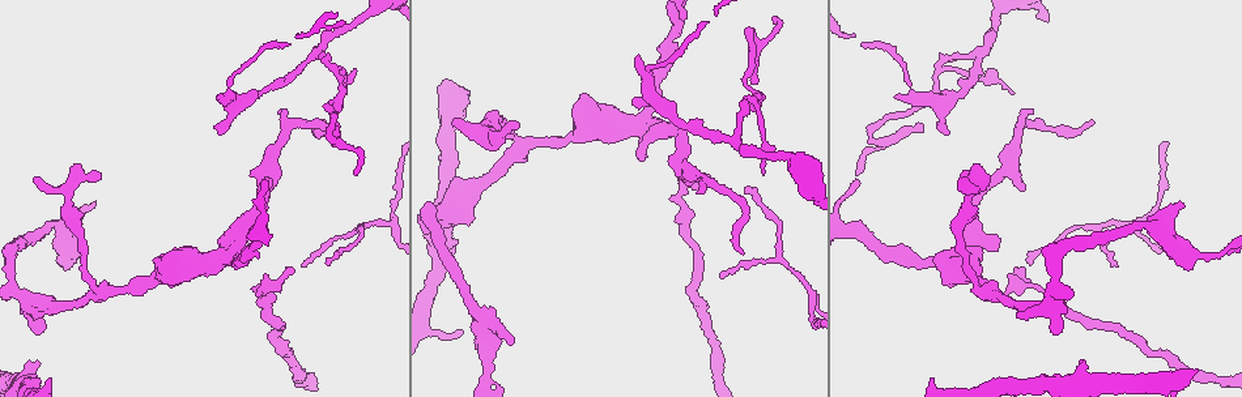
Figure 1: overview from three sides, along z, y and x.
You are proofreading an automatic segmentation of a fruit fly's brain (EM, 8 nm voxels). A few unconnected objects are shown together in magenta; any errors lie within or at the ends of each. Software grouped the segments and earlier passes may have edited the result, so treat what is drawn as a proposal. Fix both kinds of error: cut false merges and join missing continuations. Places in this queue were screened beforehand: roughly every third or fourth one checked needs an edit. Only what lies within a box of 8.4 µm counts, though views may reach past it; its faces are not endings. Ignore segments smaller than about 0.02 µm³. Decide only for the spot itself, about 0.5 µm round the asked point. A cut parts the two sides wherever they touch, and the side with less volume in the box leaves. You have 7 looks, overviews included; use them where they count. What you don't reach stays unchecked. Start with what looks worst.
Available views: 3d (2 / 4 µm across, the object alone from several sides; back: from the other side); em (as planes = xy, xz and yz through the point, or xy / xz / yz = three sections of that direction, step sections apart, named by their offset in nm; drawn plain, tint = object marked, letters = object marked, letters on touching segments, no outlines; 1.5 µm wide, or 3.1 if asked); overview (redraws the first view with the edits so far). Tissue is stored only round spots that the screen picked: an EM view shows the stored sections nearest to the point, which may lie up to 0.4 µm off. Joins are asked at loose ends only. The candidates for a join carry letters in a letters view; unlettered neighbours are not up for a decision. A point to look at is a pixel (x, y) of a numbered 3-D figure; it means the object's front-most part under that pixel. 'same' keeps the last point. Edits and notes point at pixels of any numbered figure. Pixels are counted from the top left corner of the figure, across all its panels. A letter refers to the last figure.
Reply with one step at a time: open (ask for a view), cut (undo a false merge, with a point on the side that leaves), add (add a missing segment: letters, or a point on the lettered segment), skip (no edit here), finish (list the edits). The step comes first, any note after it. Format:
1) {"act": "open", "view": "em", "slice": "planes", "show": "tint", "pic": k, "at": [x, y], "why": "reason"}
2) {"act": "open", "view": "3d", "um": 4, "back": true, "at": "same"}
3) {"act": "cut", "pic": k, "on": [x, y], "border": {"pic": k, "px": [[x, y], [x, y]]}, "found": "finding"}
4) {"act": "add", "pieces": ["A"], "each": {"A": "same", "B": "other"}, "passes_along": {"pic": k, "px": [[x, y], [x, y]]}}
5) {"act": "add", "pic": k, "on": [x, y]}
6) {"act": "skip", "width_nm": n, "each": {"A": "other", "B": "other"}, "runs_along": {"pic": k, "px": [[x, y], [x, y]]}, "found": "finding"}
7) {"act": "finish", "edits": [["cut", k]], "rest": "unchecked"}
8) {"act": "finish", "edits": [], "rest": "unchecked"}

{"act": "open", "view": "3d", "um": 2, "pic": 1, "at": [680, 186], "why": "abrupt turn"}

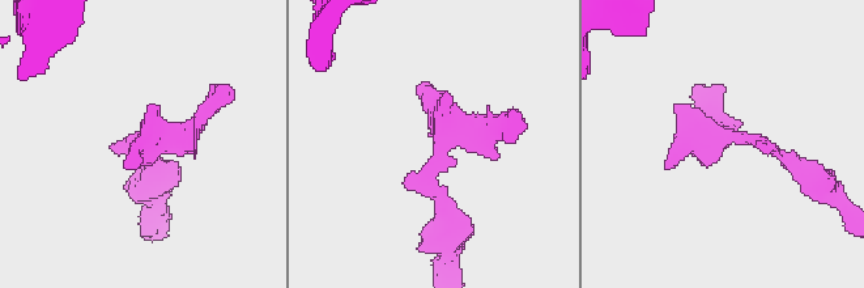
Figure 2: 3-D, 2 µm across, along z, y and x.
{"act": "open", "view": "em", "slice": "planes", "show": "tint", "pic": 2, "at": [735, 140]}

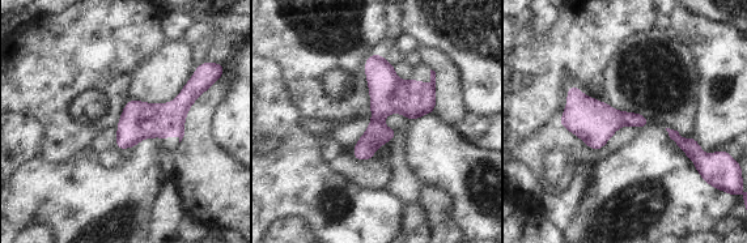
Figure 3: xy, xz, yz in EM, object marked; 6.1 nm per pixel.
{"act": "open", "view": "em", "slice": "planes", "show": "letters", "at": "same", "why": "see the neighbours"}

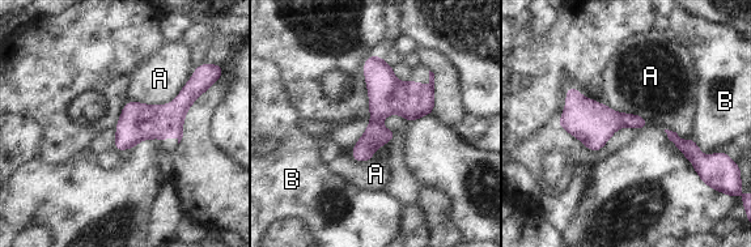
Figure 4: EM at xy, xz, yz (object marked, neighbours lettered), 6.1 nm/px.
{"act": "skip", "width_nm": 150, "each": {"A": "other", "B": "other"}, "runs_along": {"pic": 4, "px": [[374, 58], [376, 135], [359, 158]]}, "found": "continuous, no second cell"}

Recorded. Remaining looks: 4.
{"act": "open", "view": "3d", "um": 2, "back": true, "pic": 1, "at": [37, 359], "why": "branch stops here"}

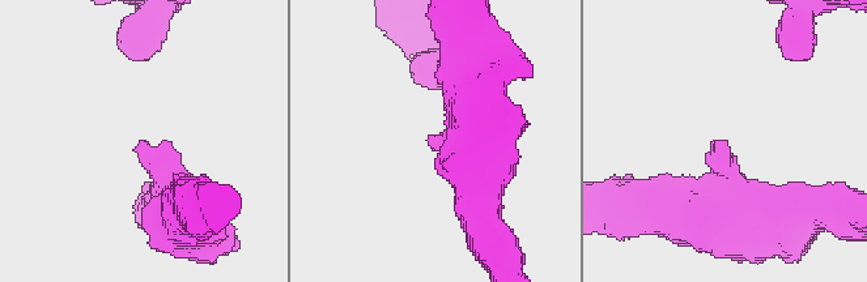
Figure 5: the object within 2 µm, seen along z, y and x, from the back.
{"act": "open", "view": "em", "slice": "yz", "step": 4, "show": "letters", "pic": 5, "at": [431, 144], "why": "need the tissue"}

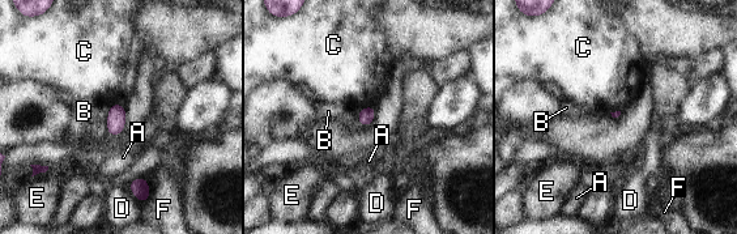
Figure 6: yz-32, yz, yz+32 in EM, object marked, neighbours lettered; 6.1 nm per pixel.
{"act": "skip", "longest_contact_nm": ["D", 160], "each": {"A": "other", "B": "other", "C": "other", "D": "other", "E": "other", "F": "other"}, "found": "no lettered segment goes on from it"}

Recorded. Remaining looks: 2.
{"act": "open", "view": "em", "slice": "planes", "show": "letters", "pic": 1, "at": [328, 136], "why": "abrupt turn"}

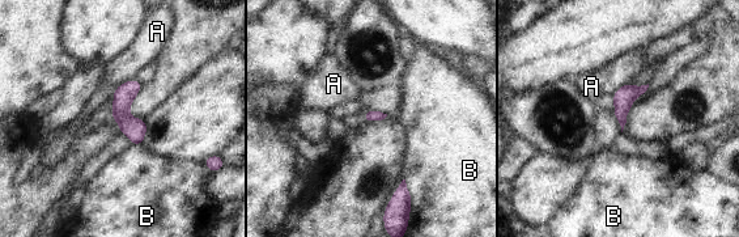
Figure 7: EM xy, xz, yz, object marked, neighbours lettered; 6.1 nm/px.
{"act": "skip", "each": {"A": "other", "B": "other"}, "border": {"pic": 7, "px": [[147, 121], [144, 140], [132, 145]]}, "found": "all the same cell"}

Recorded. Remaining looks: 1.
{"act": "finish", "edits": [], "rest": "unchecked"}

